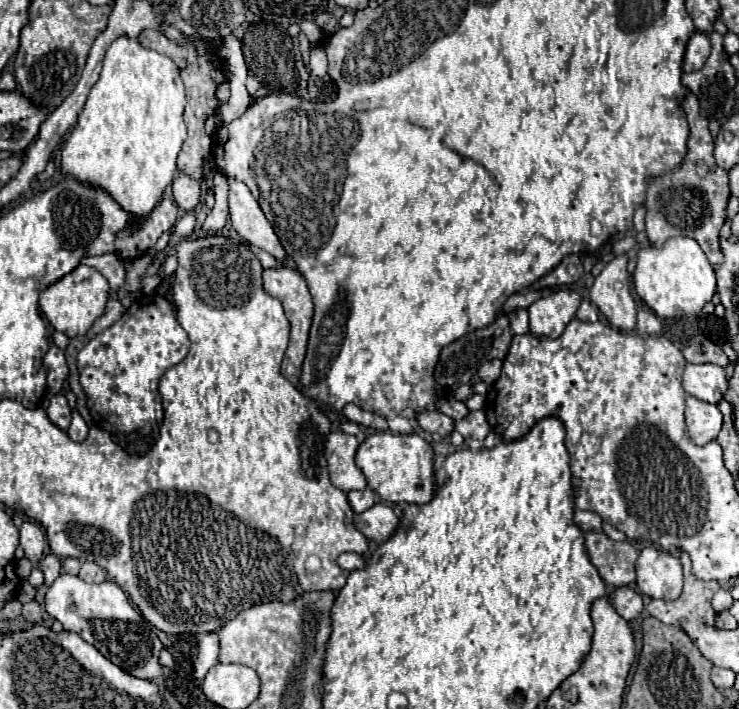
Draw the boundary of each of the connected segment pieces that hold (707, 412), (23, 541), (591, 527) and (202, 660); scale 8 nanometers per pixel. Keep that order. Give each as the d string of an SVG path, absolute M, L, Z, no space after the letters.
M694 396L686 398L686 428L690 438L698 444L704 446L706 442L716 440L718 430L722 426L718 426L718 406L702 402Z
M24 522L20 528L20 546L24 550L24 556L32 562L38 564L44 556L44 549L47 541L42 526L36 522Z
M574 508L574 522L582 532L602 532L602 518L594 512Z
M202 634L198 638L198 648L194 654L194 670L192 670L192 684L198 688L206 676L206 672L218 664L218 634Z

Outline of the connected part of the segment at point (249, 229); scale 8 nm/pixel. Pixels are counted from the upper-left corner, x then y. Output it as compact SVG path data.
M236 178L228 180L228 206L230 206L230 220L234 230L248 240L252 246L270 252L278 262L284 262L286 252L278 242L272 226L268 224L264 212L260 210L258 200L252 196L248 186Z

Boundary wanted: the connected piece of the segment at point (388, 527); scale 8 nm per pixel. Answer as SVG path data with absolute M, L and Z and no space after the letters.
M378 502L370 510L366 510L362 514L356 514L354 524L368 540L374 540L374 542L382 544L396 532L396 528L400 524L400 518L392 510L392 506L388 506L384 502Z

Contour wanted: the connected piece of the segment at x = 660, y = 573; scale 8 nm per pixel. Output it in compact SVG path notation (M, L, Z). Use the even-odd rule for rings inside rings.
M648 546L636 560L636 586L644 596L676 600L682 592L682 564L676 556Z

